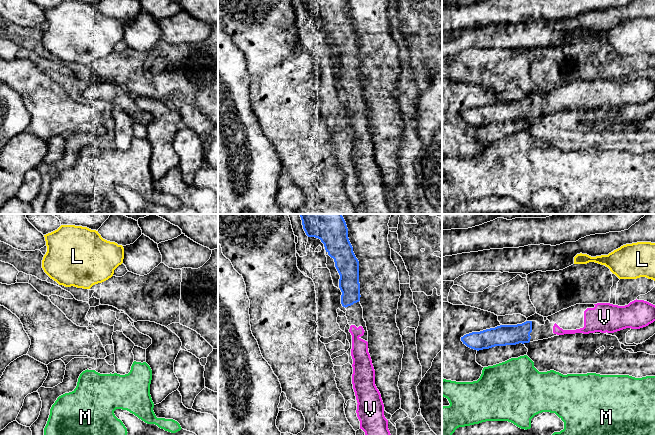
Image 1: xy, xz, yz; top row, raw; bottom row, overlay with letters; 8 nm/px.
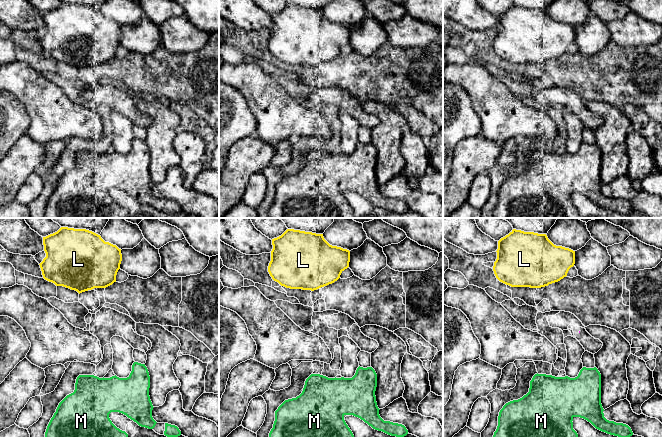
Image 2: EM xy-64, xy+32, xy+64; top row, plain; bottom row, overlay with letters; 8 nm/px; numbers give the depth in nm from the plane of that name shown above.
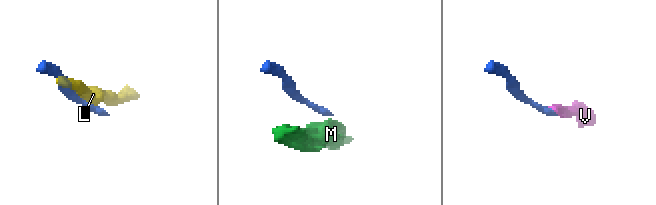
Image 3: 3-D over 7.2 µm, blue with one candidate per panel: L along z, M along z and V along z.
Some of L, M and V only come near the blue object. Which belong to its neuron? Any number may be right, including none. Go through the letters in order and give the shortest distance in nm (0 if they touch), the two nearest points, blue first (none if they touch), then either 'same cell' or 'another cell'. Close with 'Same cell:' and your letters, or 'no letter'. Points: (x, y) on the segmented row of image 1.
L: 600 nm | yz (531, 321), (574, 263) | another cell
M: 100 nm | yz (523, 343), (524, 355) | another cell
V: 150 nm | xz (345, 307), (351, 325) | same cell
Same cell: V

